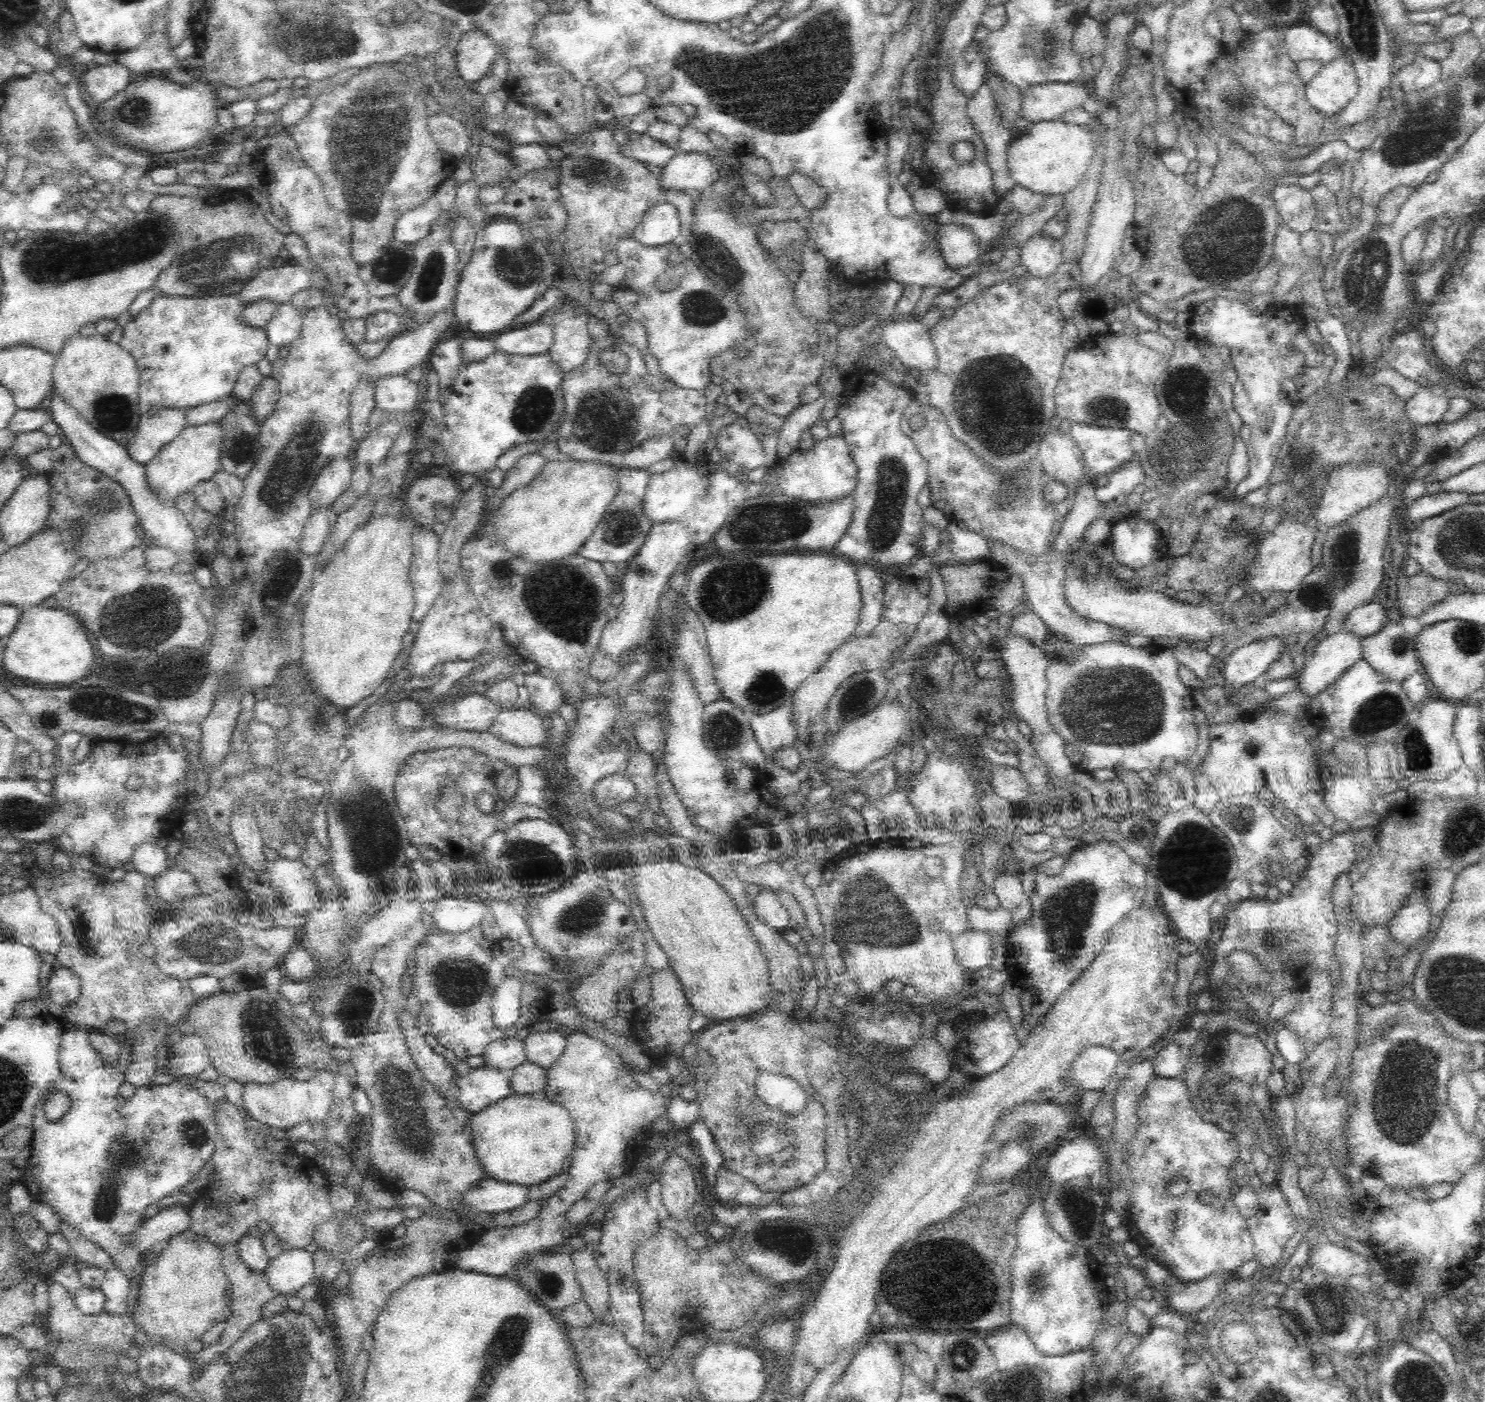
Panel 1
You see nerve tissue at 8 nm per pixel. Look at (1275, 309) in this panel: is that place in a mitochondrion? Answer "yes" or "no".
no

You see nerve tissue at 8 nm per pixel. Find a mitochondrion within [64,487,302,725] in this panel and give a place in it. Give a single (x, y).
(154, 613)

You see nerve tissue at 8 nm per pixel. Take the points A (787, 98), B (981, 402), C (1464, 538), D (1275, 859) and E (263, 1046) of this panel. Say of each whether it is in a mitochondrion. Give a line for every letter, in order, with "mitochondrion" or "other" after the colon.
A: mitochondrion
B: mitochondrion
C: mitochondrion
D: other
E: mitochondrion

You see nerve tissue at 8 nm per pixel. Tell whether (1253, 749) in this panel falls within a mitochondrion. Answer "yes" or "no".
yes

